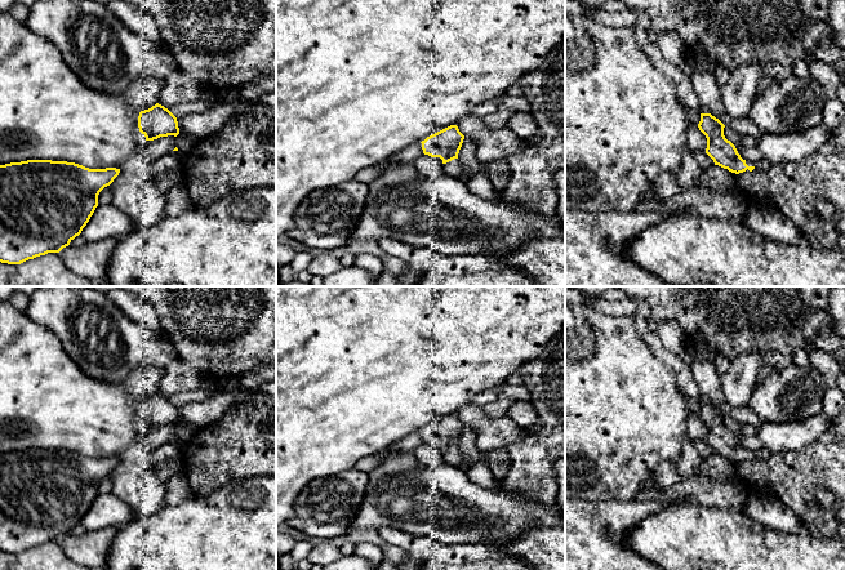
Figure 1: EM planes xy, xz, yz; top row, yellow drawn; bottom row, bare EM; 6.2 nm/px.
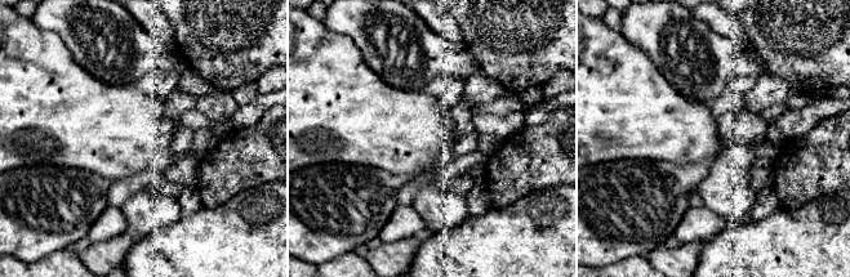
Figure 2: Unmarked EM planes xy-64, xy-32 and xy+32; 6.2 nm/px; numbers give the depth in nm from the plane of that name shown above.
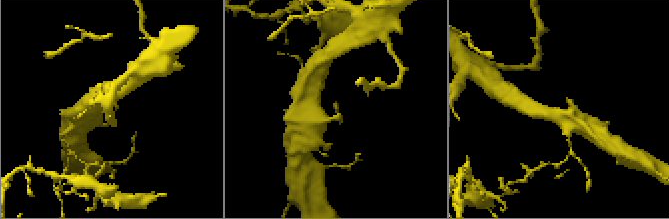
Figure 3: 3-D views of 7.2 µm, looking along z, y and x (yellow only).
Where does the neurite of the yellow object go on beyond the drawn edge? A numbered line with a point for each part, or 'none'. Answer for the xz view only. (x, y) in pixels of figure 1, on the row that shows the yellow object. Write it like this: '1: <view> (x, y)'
1: xz (454, 168)

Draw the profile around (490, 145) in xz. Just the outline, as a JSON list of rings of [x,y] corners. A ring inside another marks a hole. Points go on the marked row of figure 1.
[[[470,113],[457,124],[459,132],[476,142],[476,157],[486,165],[522,151],[528,142],[508,128],[488,130],[481,117]]]

